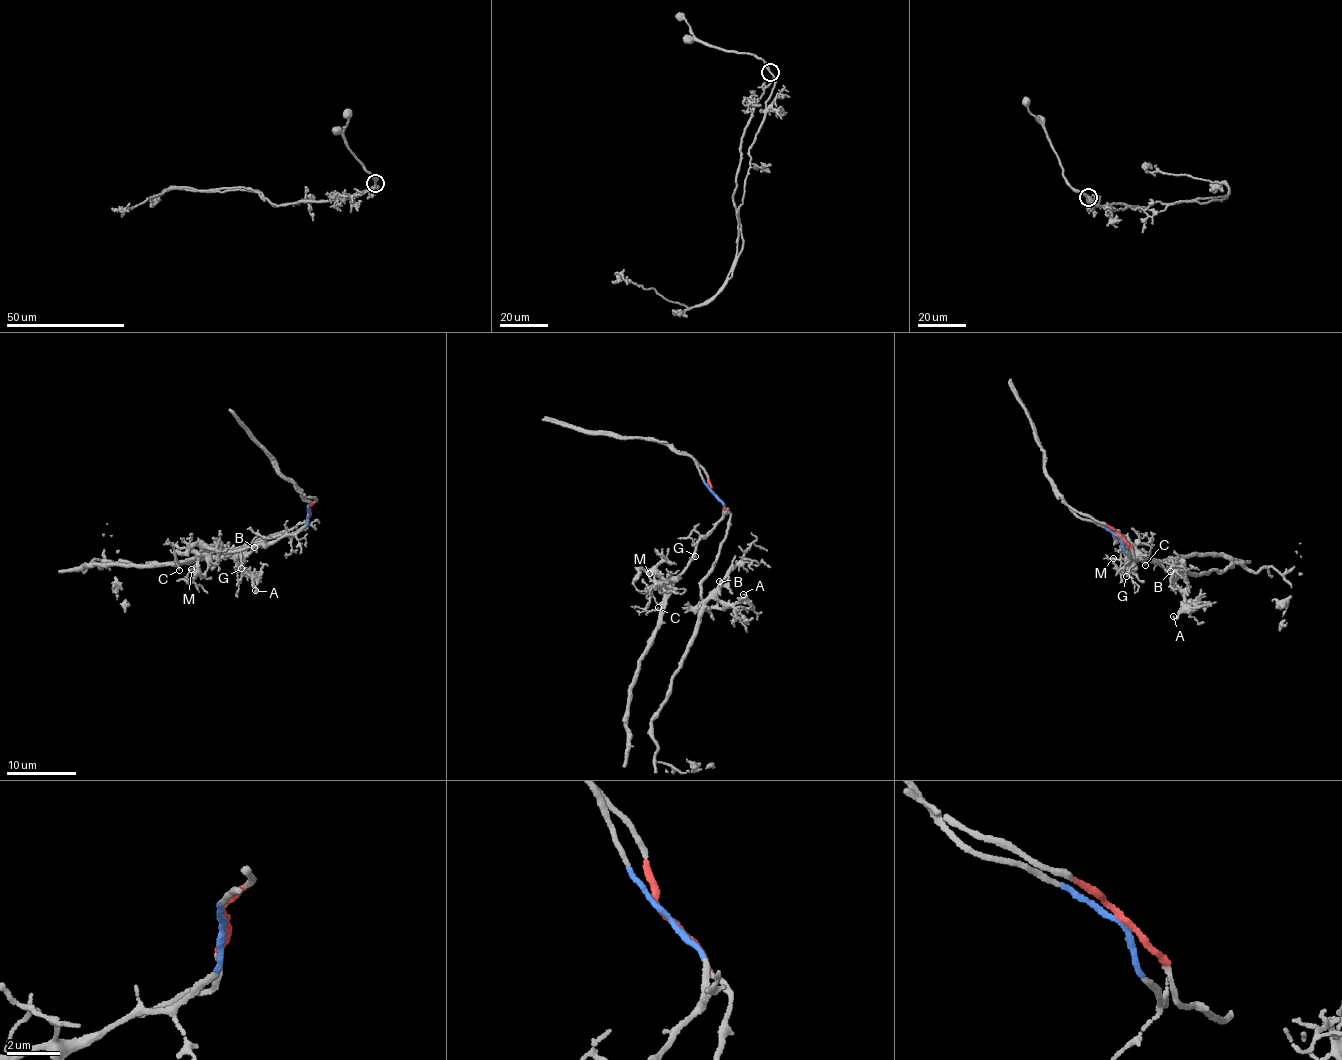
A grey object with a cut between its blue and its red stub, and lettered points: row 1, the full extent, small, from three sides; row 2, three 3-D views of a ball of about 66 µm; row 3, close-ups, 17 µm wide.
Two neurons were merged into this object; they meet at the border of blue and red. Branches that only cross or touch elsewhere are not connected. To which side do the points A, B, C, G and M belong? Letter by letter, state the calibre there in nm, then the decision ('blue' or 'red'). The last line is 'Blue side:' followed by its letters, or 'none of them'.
A: calibre 130 nm; red
B: calibre 220 nm; red
C: calibre 100 nm; blue
G: calibre 160 nm; blue
M: calibre 110 nm; blue
Blue side: C, G, M

